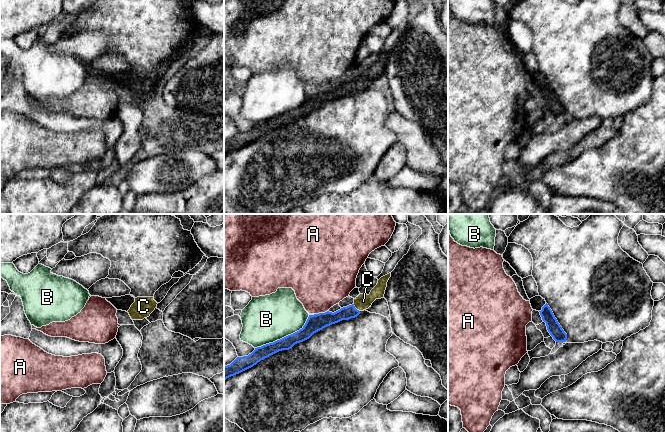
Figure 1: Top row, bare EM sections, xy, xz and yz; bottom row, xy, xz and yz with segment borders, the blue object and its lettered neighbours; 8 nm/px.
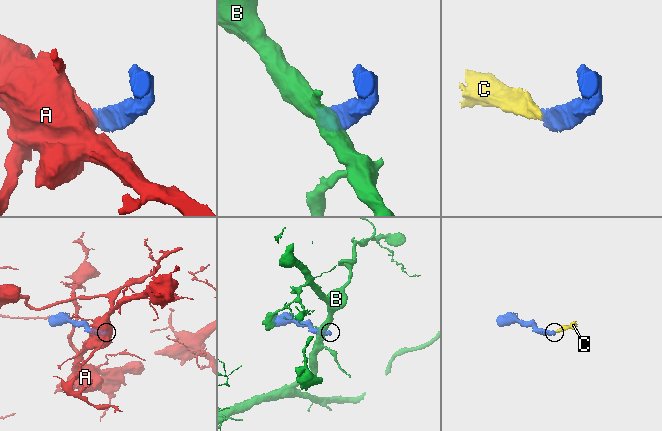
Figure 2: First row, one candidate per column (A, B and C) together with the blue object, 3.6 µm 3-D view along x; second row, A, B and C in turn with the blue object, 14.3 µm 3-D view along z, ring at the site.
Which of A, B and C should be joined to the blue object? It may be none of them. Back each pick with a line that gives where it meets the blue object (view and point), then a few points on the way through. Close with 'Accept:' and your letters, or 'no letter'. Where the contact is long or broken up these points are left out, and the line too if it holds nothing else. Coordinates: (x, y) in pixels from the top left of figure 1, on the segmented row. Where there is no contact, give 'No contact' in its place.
C: Touches blue at xz (354, 307). Path across: xz (328, 318), (347, 313), (354, 307), (363, 301)
Accept: C

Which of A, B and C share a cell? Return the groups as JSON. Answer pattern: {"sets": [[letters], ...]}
{"sets": [["A"], ["B"], ["C"]]}

